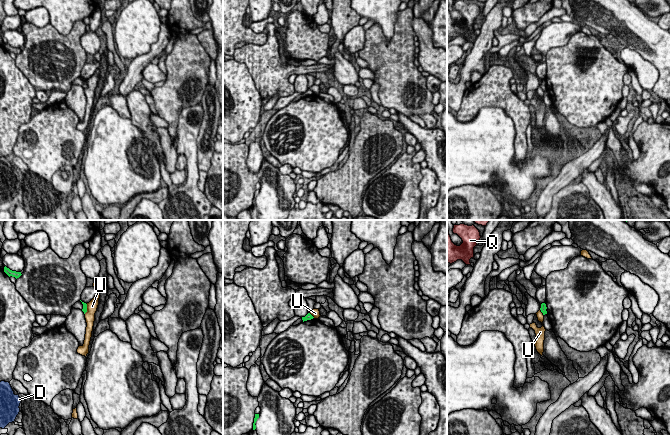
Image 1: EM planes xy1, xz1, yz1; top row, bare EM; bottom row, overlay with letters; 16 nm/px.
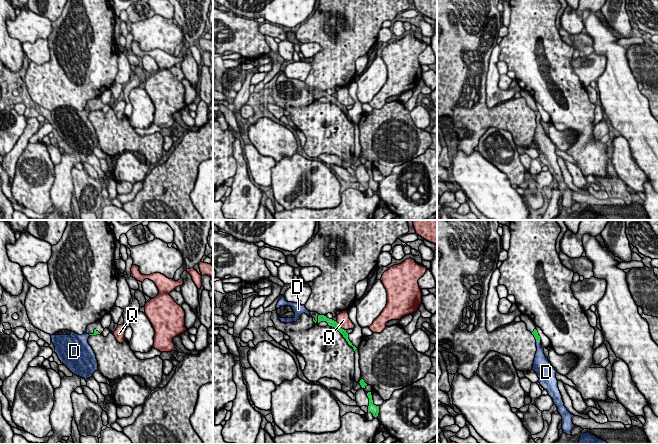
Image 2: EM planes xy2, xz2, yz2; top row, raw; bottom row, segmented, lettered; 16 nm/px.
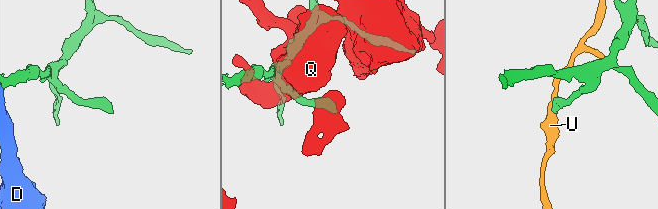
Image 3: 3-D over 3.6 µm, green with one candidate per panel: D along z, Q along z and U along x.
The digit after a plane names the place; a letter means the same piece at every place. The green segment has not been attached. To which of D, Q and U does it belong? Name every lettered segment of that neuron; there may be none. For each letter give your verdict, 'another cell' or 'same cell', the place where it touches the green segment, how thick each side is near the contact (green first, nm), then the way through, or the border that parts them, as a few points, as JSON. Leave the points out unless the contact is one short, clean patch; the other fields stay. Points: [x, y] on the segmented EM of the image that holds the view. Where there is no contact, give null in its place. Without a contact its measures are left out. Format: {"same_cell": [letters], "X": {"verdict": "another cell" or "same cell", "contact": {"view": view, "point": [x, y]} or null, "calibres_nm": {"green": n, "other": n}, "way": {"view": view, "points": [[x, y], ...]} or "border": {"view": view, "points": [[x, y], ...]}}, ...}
{"same_cell": ["D"], "D": {"verdict": "same cell", "contact": {"view": "yz2", "point": [538, 340]}, "calibres_nm": {"green": 90, "other": 140}, "way": {"view": "yz2", "points": [[535, 333], [538, 340], [539, 355]]}}, "Q": {"verdict": "another cell", "contact": {"view": "xz2", "point": [339, 326]}, "calibres_nm": {"green": 100, "other": 220}, "border": {"view": "xz2", "points": [[335, 321], [345, 330]]}}, "U": {"verdict": "another cell", "contact": {"view": "yz1", "point": [540, 309]}, "calibres_nm": {"green": 100, "other": 120}, "border": {"view": "yz1", "points": [[540, 304], [540, 310], [543, 315]]}}}

